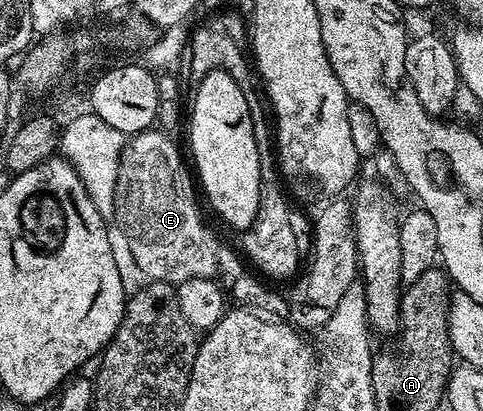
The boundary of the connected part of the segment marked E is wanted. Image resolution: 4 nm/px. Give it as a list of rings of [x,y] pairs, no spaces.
[[[152,128],[149,130],[142,130],[140,134],[132,134],[130,135],[129,141],[126,143],[126,146],[123,149],[123,152],[120,156],[120,166],[117,168],[117,180],[116,180],[116,192],[115,192],[115,203],[114,203],[114,225],[119,225],[119,230],[121,233],[123,233],[123,238],[125,241],[127,241],[127,246],[129,249],[131,249],[131,258],[133,261],[136,262],[137,265],[139,265],[139,270],[143,274],[148,274],[146,277],[150,279],[152,282],[169,282],[172,284],[178,284],[180,282],[184,282],[185,280],[189,280],[190,278],[209,278],[214,279],[216,275],[219,273],[219,267],[221,265],[221,259],[219,259],[219,250],[217,247],[215,247],[215,238],[213,235],[210,234],[209,231],[207,231],[207,226],[205,223],[203,223],[203,218],[201,215],[199,215],[199,202],[197,199],[195,199],[195,190],[197,194],[197,182],[196,179],[193,177],[192,171],[189,169],[187,171],[187,166],[185,163],[183,163],[183,158],[181,155],[179,155],[179,150],[177,147],[175,147],[175,142],[172,135],[170,133],[164,132],[163,130],[159,128]]]

